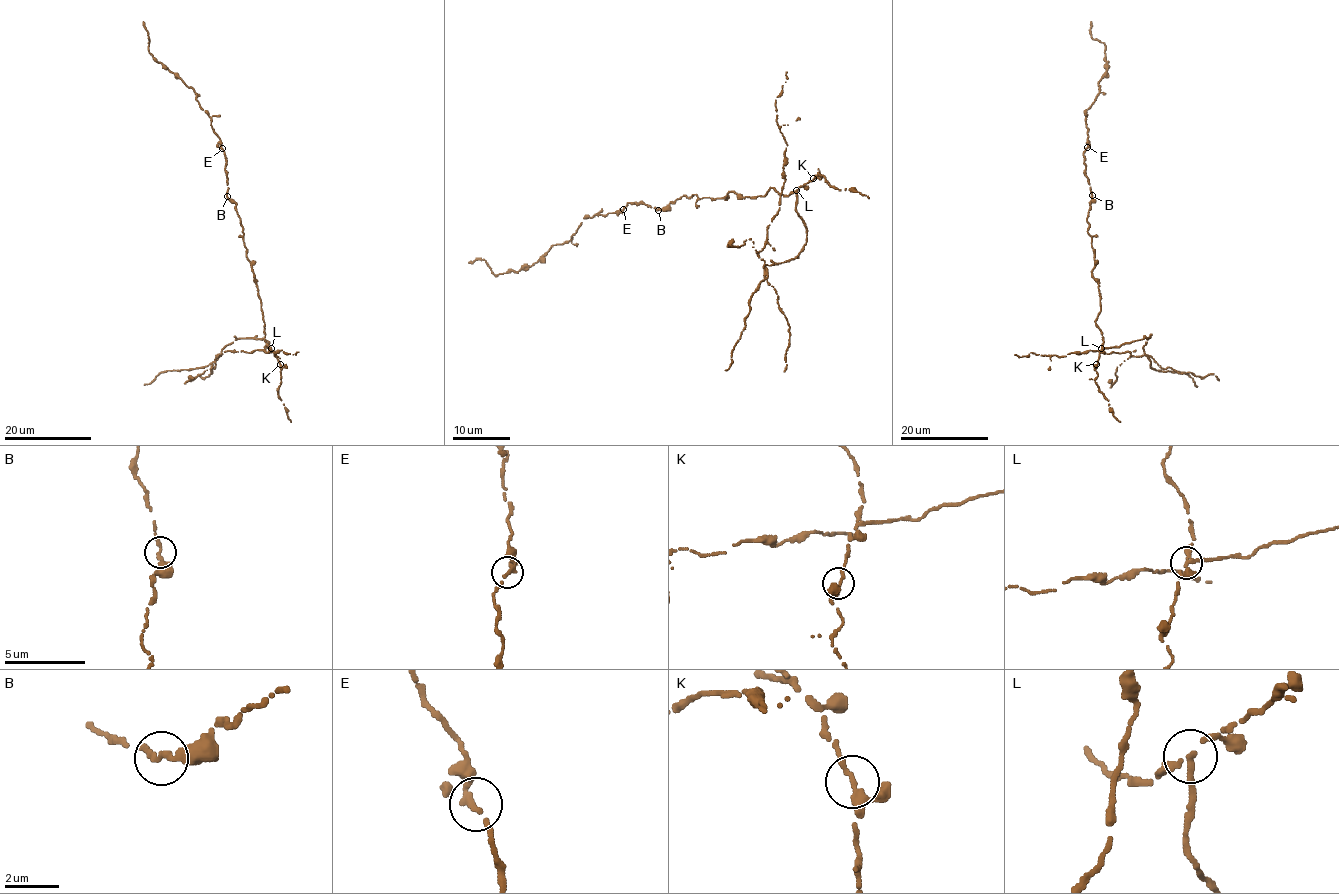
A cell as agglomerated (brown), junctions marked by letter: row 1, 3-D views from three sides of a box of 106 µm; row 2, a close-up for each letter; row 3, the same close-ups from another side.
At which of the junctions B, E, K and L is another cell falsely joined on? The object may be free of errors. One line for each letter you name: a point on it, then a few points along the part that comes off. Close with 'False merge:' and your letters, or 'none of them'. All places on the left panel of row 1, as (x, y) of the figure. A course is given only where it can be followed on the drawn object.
L: Place: (271, 348). Course of the part to remove: (270, 348), (264, 347), (269, 342), (263, 339), (238, 338), (218, 355), (298, 352)
False merge: L

